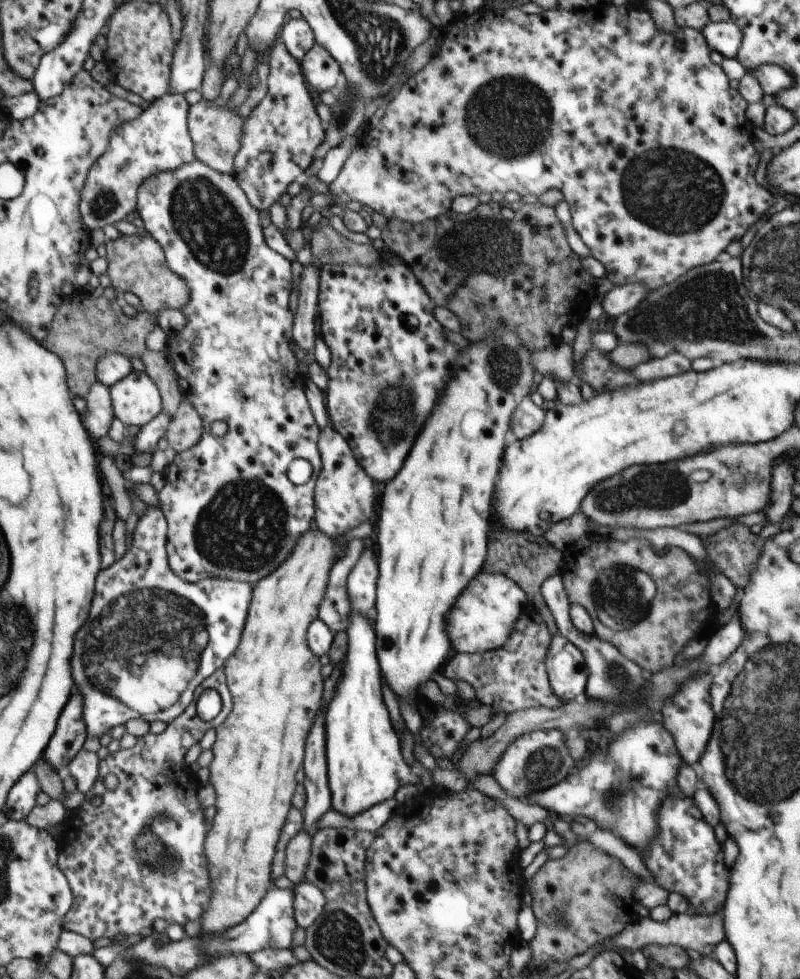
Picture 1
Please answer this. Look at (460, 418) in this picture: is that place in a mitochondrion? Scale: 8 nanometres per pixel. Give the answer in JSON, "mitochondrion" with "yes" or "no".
{"mitochondrion":"no"}

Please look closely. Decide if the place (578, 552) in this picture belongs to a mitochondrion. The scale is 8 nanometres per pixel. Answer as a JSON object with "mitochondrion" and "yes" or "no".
{"mitochondrion":"yes"}

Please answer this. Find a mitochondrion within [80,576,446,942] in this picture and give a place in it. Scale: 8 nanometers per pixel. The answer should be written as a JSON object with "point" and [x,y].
{"point":[154,851]}

